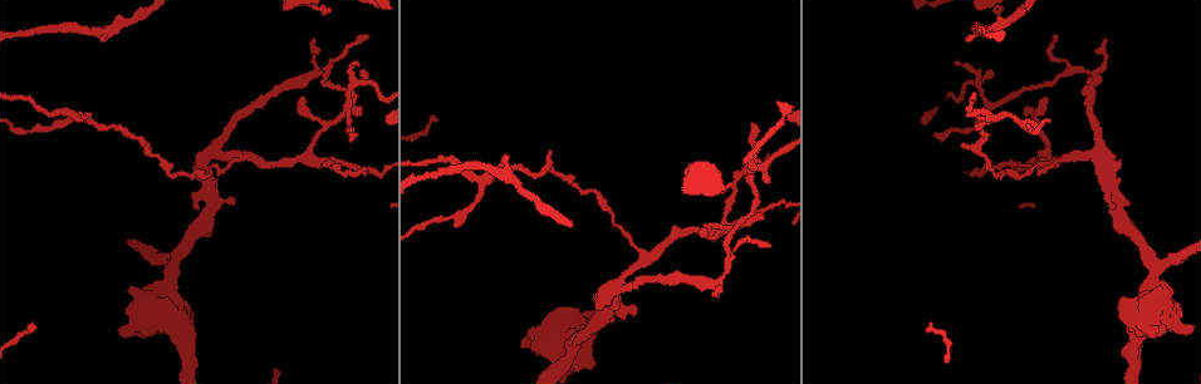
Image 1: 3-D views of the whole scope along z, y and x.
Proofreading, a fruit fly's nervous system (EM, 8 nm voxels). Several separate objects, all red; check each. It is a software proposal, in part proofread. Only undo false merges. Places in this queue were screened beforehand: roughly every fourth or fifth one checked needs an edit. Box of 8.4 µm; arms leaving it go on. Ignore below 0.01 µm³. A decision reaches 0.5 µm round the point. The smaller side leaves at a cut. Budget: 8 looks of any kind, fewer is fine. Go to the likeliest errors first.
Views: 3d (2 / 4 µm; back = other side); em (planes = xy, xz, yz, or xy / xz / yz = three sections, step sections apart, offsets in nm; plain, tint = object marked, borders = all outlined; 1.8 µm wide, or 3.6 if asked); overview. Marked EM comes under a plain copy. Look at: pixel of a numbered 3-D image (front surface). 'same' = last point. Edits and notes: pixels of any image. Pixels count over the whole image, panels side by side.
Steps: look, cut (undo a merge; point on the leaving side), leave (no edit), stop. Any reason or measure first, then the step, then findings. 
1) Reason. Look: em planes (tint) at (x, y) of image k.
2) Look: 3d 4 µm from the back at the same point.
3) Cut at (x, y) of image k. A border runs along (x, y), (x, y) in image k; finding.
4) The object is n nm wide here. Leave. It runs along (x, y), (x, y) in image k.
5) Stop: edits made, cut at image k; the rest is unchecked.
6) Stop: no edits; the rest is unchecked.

Sharp bend. Look: 3d 4 µm at (1097, 155) of image 1.

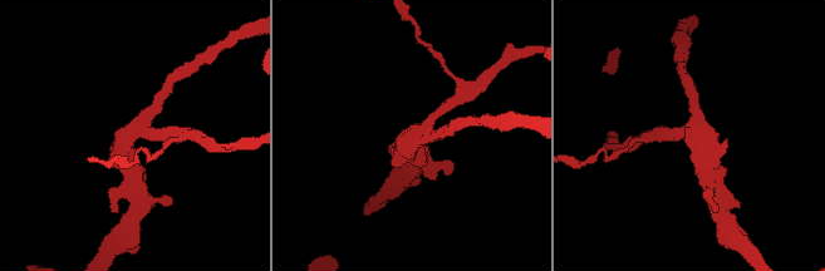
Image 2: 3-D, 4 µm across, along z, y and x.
Look: em planes (tint) at (696, 134) of image 2.

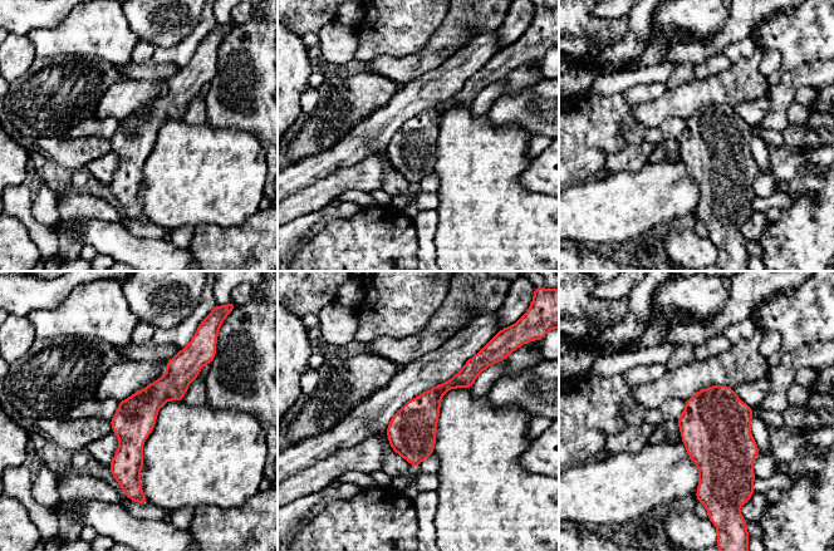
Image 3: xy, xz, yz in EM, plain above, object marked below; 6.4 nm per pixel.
Leave. All the same neuron.

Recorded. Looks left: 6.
Looks like a crossing. Look: em planes (tint) at (308, 158) of image 1.

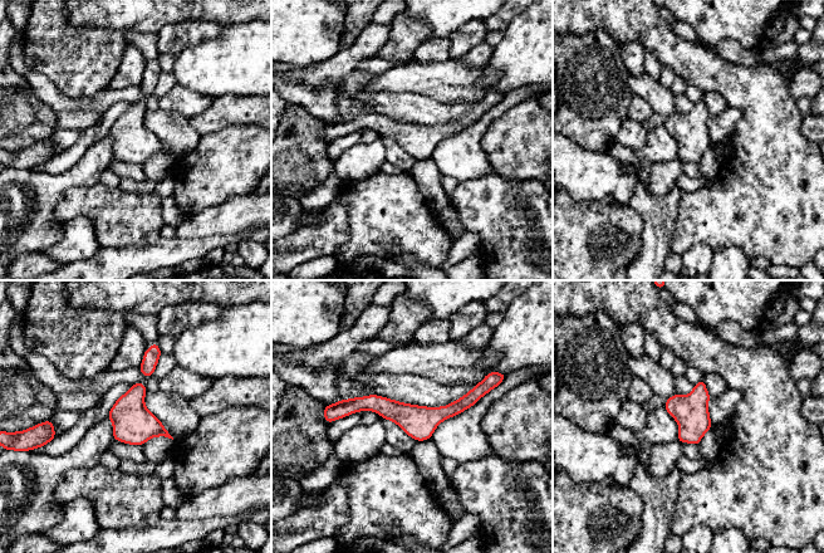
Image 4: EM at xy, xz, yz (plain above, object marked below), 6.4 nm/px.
Leave. It runs along (480, 390), (437, 415), (381, 405), (337, 415) in image 4; continuous, no second neuron.

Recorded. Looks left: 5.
Abrupt turn. Look: 3d 2 µm at (727, 270) of image 1.

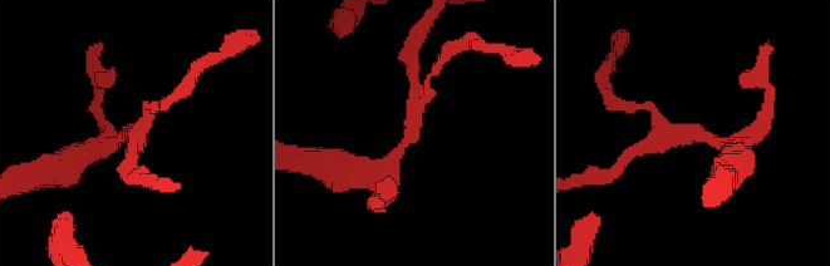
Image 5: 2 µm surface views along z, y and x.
Look: em planes (tint) at (693, 135) of image 5.

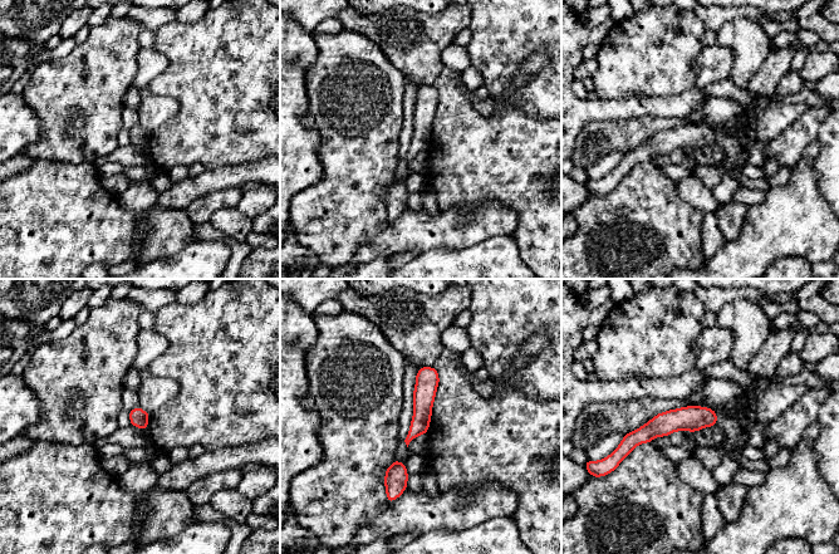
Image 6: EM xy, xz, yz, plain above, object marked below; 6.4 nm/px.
Leave. All the same neuron.

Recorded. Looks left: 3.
Stop: no edits; the rest is unchecked.

